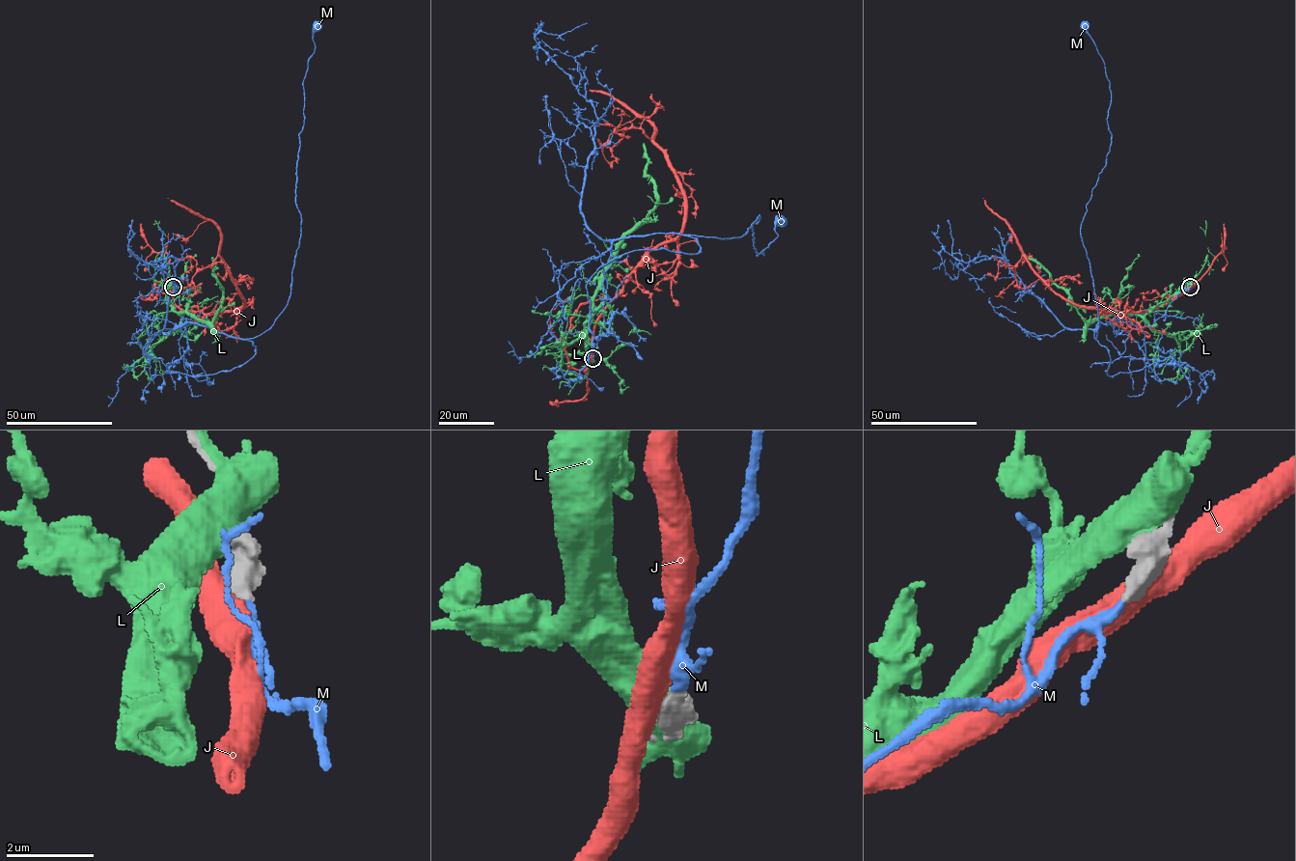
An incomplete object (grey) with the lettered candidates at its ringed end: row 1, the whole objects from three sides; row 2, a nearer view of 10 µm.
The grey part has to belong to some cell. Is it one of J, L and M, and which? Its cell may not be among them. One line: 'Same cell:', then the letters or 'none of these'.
Same cell: M

